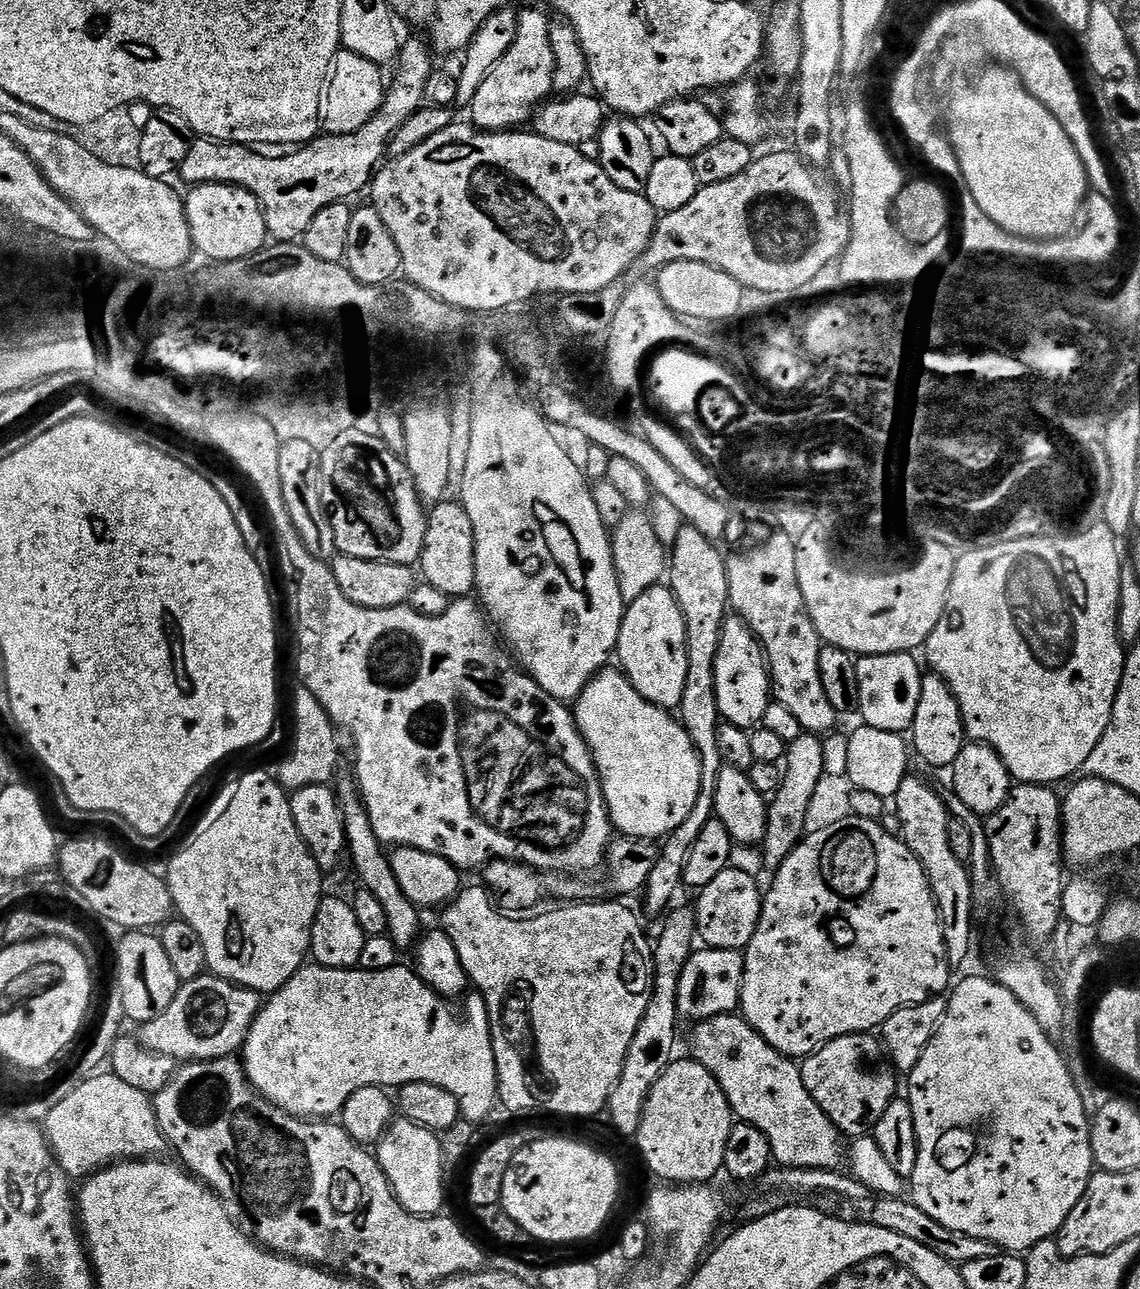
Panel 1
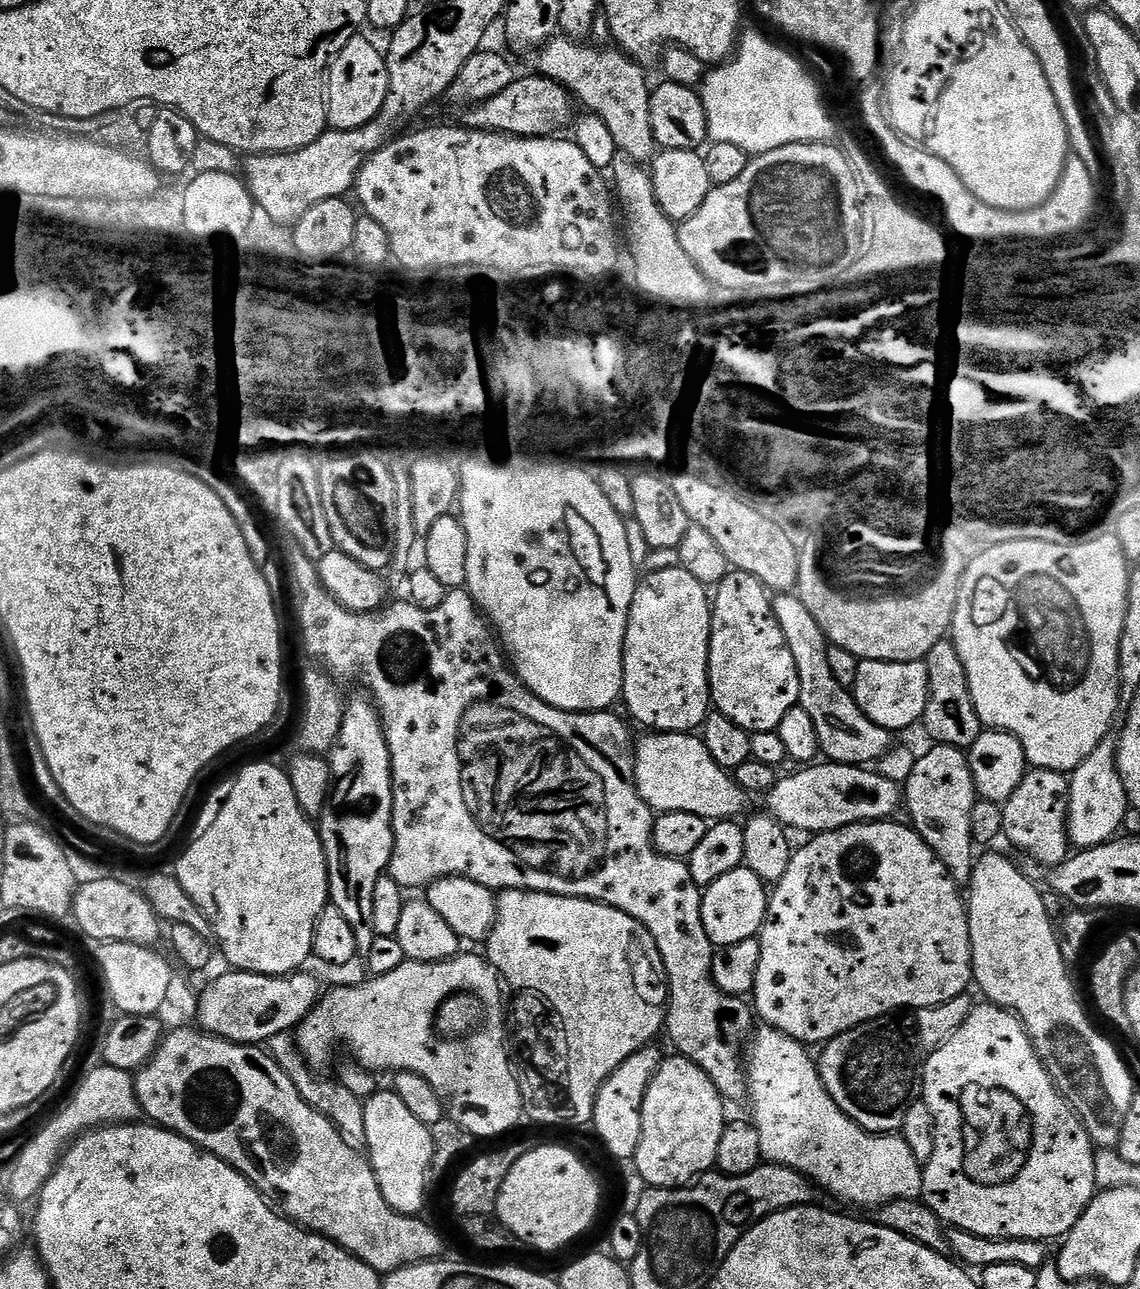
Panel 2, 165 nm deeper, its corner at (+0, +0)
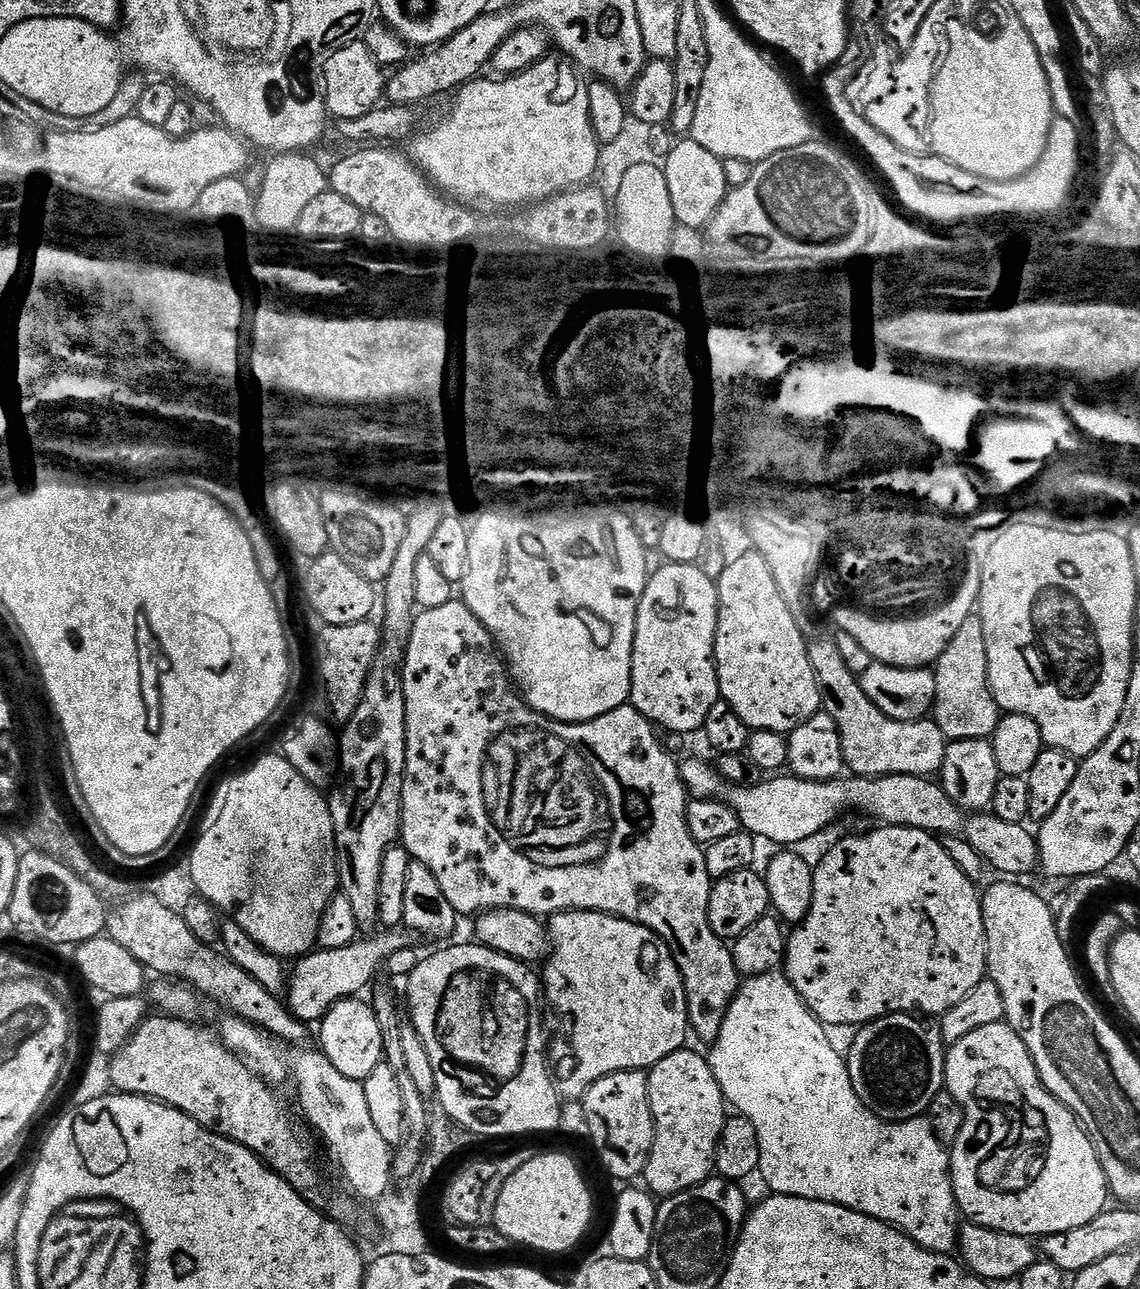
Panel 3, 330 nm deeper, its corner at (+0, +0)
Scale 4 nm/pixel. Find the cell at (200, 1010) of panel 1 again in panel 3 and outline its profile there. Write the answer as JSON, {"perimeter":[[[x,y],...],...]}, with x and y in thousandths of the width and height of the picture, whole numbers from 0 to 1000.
{"perimeter":[[[354,721],[350,722],[333,723],[324,729],[316,728],[299,735],[275,737],[266,743],[261,744],[260,752],[257,754],[255,752],[254,760],[251,763],[252,782],[265,792],[280,793],[289,784],[289,780],[293,780],[298,776],[311,773],[318,768],[319,770],[334,752],[339,749],[342,742],[347,738],[359,735],[359,724]]]}

